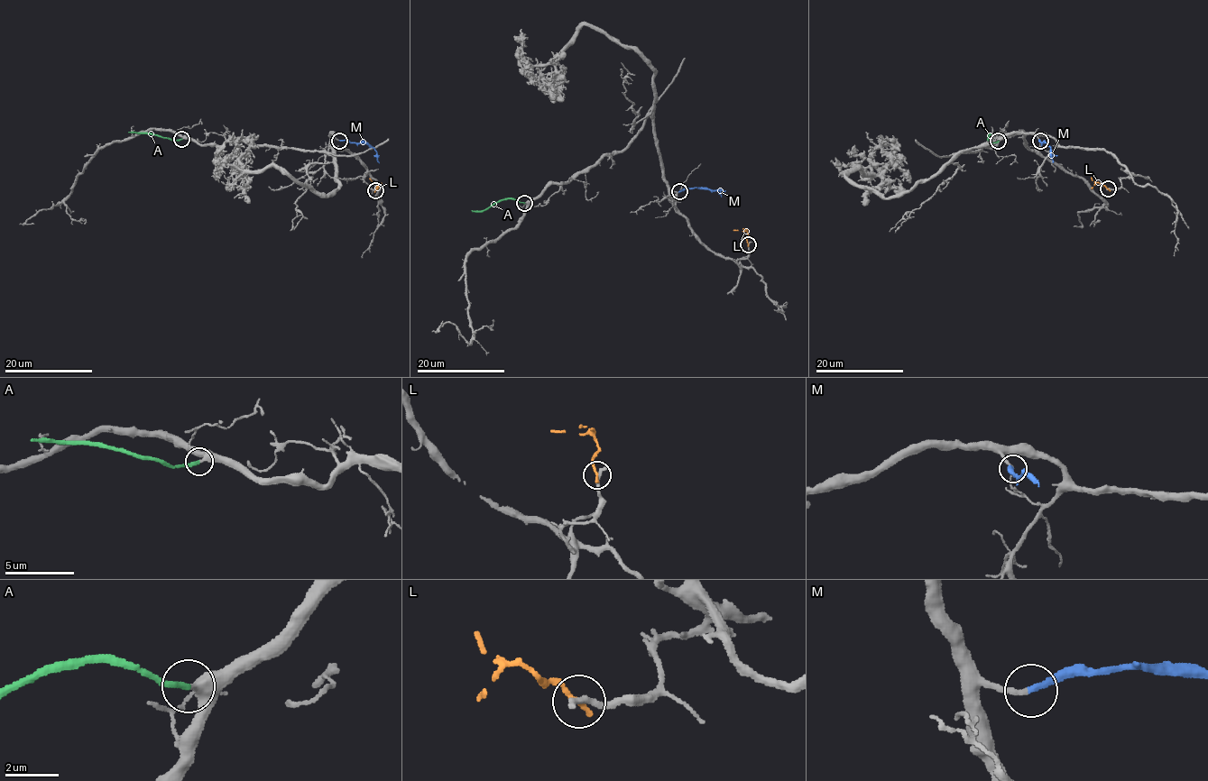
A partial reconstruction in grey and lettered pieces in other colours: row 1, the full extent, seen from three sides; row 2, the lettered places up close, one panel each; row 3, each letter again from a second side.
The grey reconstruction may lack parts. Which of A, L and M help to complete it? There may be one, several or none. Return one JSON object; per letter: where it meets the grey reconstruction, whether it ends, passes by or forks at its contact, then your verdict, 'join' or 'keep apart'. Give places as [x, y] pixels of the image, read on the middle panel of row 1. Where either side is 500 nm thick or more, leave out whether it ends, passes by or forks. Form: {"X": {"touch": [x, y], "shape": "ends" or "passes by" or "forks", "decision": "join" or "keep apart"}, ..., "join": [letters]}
{"A": {"touch": [524, 203], "shape": "ends", "decision": "join"}, "L": {"touch": [748, 244], "shape": "ends", "decision": "keep apart"}, "M": {"touch": [679, 191], "shape": "ends", "decision": "join"}, "join": ["A", "M"]}

